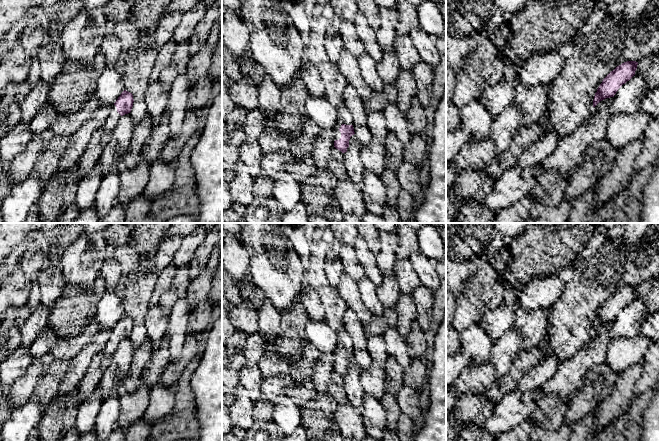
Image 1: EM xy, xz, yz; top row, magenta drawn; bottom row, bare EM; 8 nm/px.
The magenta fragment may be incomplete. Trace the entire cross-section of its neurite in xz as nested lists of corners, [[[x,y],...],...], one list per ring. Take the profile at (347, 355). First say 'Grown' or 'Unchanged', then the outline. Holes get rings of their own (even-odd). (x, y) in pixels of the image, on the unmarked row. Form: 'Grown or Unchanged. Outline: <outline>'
Grown. Outline: [[[339,336],[337,345],[342,348],[339,352],[341,362],[334,365],[334,371],[345,377],[349,371],[350,361],[355,358],[352,349],[352,339],[349,336]]]

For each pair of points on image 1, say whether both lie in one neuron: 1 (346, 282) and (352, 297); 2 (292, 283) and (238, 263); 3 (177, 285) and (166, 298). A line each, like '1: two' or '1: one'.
1: one
2: two
3: one

